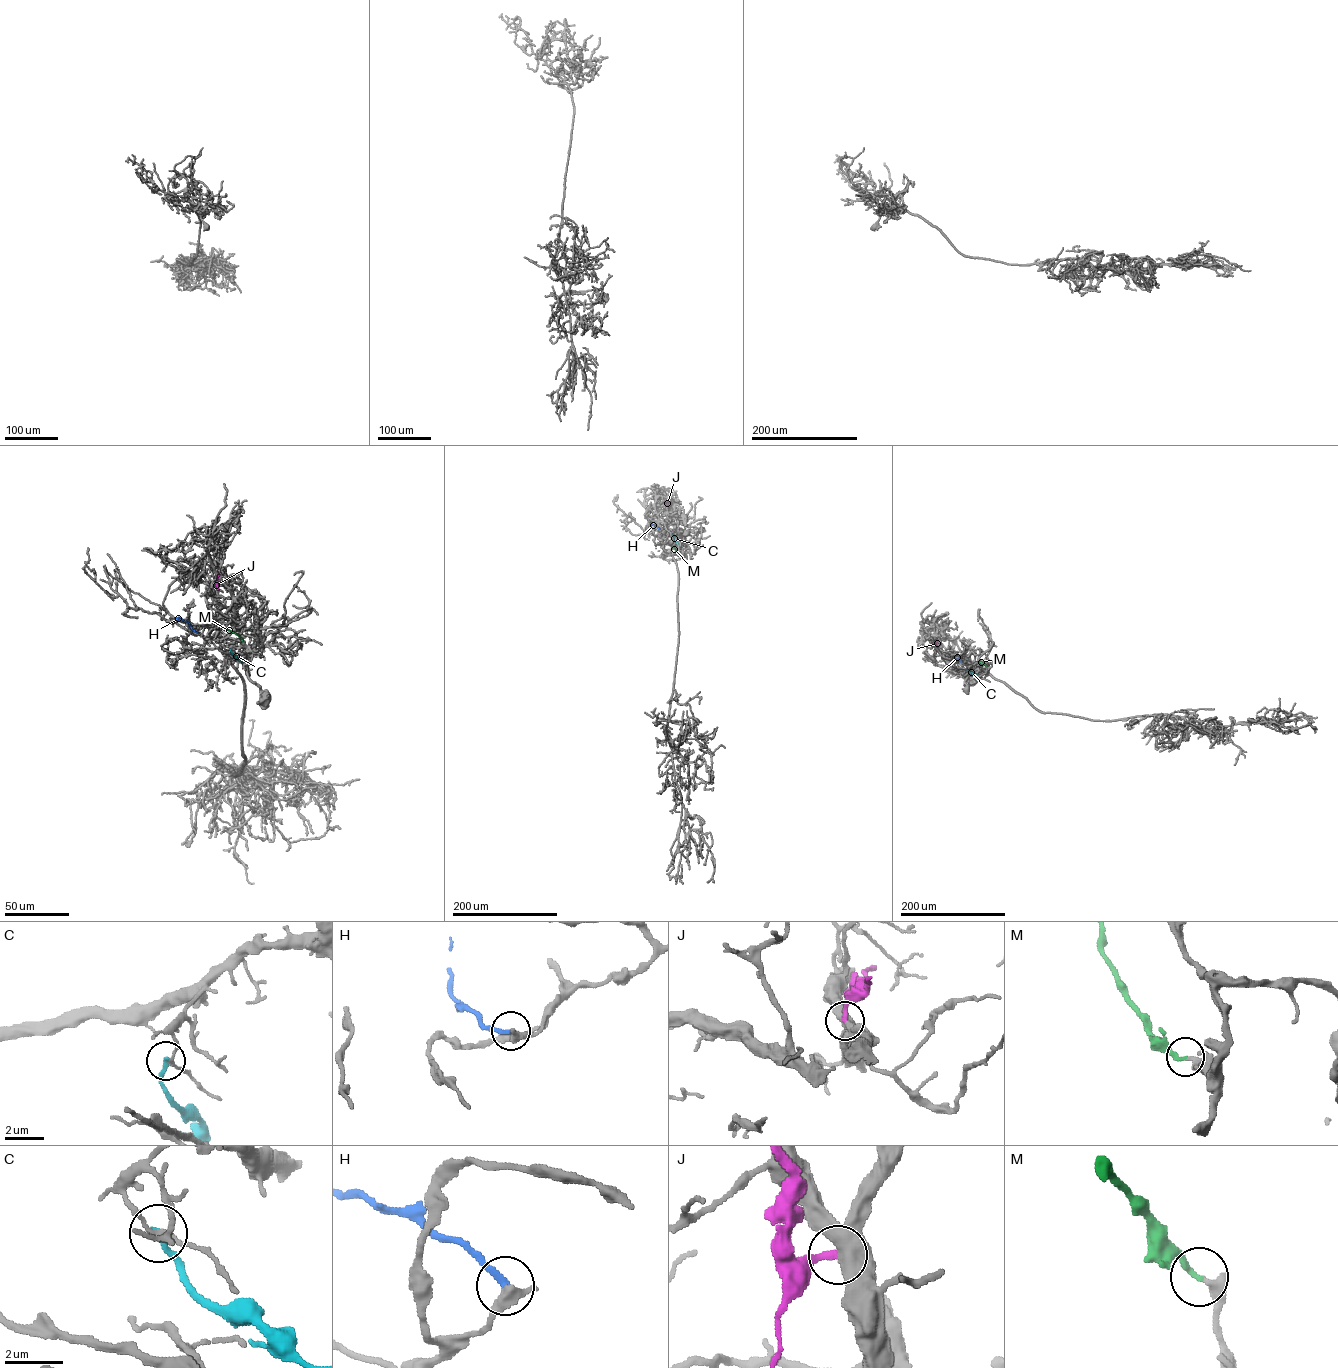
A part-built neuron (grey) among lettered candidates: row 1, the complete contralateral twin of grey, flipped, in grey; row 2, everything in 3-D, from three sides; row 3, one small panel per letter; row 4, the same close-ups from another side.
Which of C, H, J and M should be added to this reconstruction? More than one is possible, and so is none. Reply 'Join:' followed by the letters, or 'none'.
Join: M

